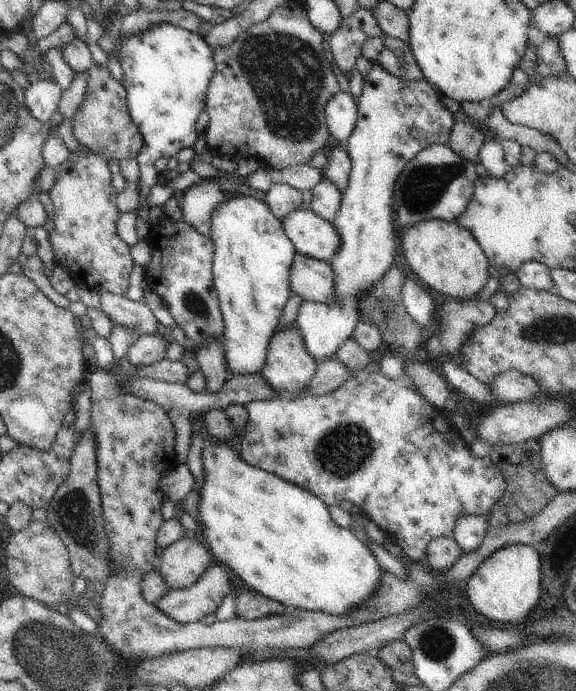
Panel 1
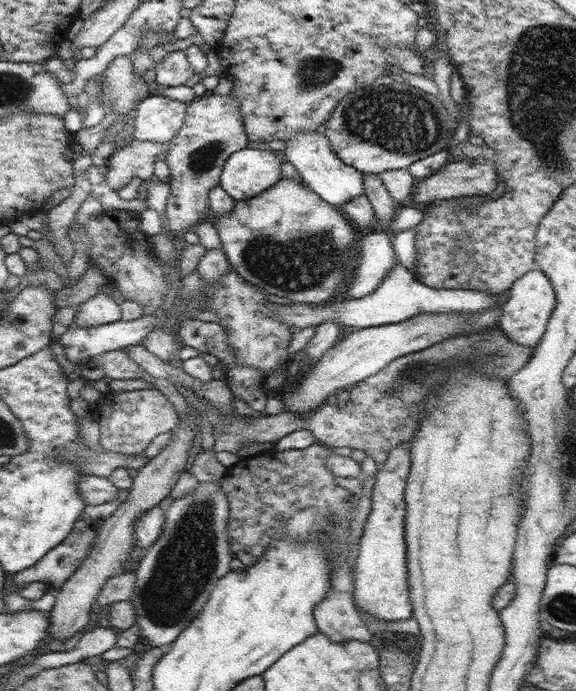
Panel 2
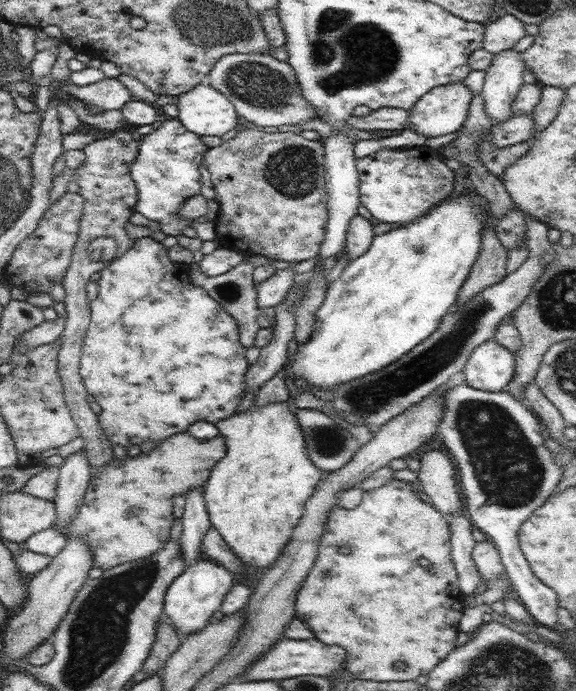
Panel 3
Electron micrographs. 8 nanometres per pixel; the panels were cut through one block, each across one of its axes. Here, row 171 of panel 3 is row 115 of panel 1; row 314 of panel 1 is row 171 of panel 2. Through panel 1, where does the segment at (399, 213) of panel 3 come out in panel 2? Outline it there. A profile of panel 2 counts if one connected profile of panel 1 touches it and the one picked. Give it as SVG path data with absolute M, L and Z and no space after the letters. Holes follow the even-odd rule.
M314 130L296 132L284 140L284 151L279 153L285 161L290 162L298 171L299 178L310 187L322 200L340 208L347 200L364 194L363 173L346 166L330 148L330 141L324 134Z

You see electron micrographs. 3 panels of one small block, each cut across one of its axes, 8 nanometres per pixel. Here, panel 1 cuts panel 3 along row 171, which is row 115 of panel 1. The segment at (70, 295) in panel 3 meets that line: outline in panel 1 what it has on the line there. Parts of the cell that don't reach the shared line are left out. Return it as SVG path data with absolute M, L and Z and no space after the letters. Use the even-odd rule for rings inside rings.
M95 63L88 74L84 102L74 115L74 138L92 153L108 160L136 159L142 150L143 140L129 114L127 91L111 76L106 64L99 66Z

